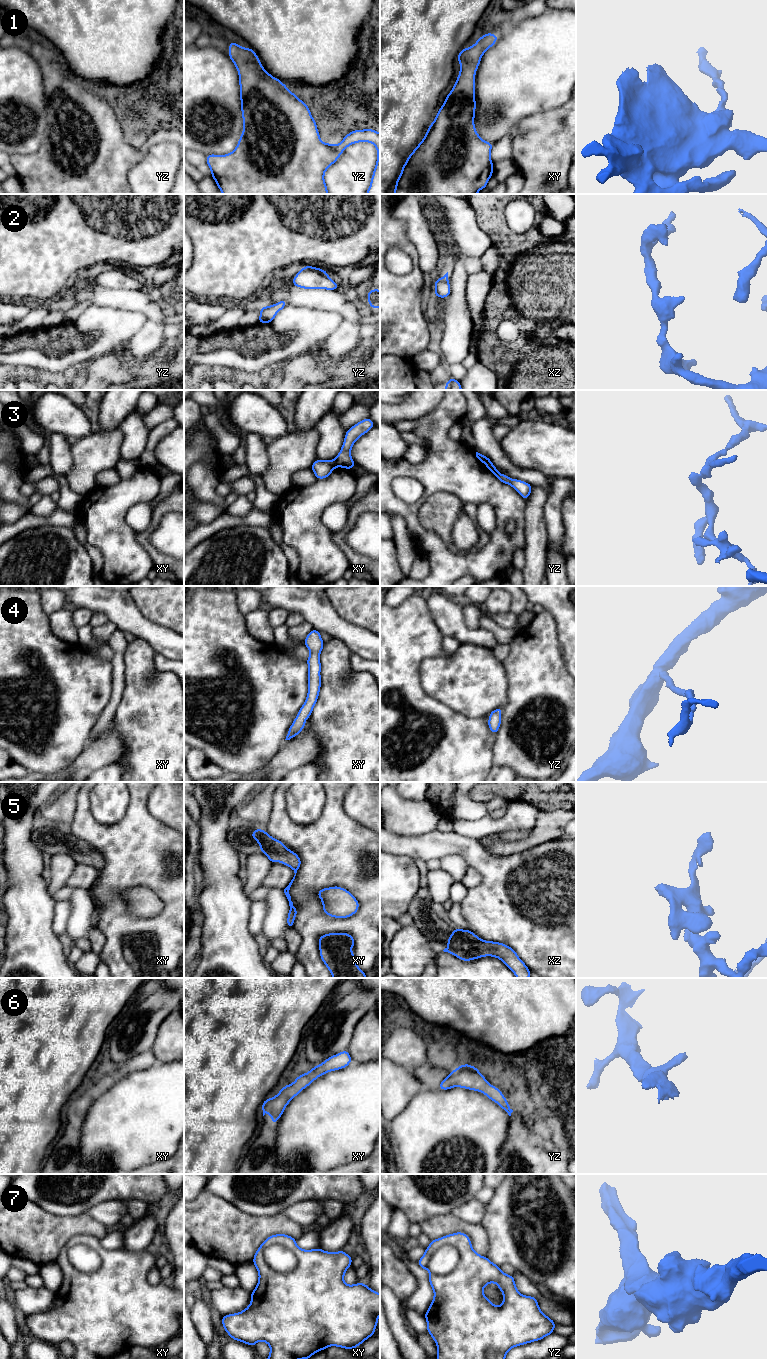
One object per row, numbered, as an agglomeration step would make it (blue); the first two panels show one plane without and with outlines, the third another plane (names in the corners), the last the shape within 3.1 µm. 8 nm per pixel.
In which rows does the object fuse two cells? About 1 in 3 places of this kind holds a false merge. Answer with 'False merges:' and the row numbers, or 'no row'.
False merges: 3, 7

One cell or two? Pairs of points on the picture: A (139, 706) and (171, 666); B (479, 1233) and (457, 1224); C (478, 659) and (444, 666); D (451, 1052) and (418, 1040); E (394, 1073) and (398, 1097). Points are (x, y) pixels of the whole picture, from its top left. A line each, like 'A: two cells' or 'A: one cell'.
A: two cells
B: one cell
C: one cell
D: two cells
E: one cell

